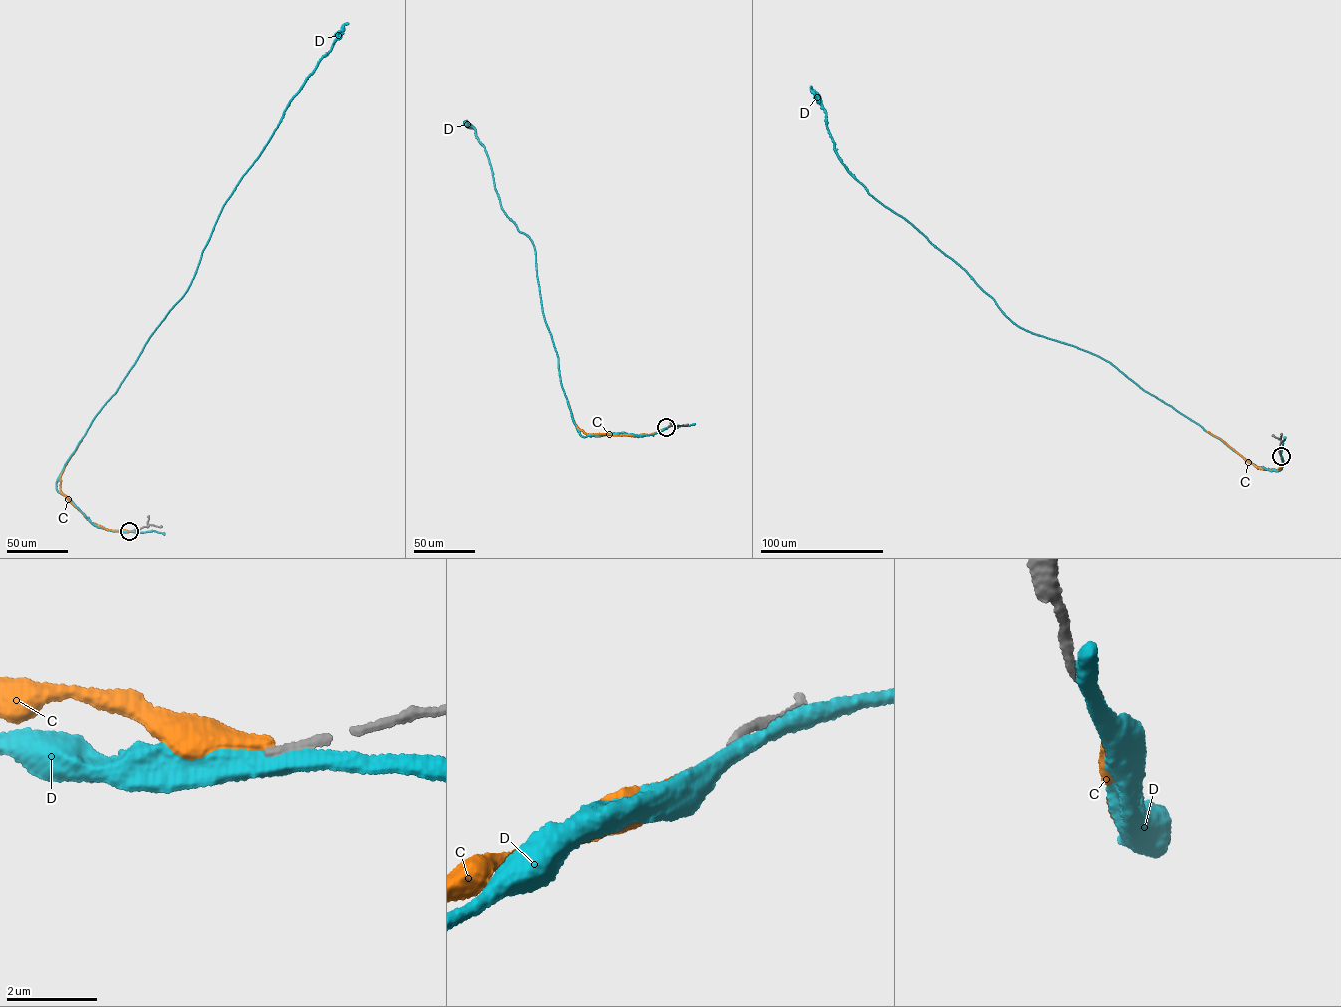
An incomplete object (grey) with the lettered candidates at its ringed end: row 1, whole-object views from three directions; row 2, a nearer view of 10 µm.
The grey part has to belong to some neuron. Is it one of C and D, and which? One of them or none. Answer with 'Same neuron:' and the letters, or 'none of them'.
Same neuron: none of them

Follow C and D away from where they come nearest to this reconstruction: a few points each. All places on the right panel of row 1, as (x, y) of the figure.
C: (1281, 456), (1282, 466), (1277, 471), (1258, 468), (1207, 431)
D: (1281, 456), (1279, 471), (1257, 468), (1109, 362), (1013, 323), (964, 269), (848, 172), (810, 87)

